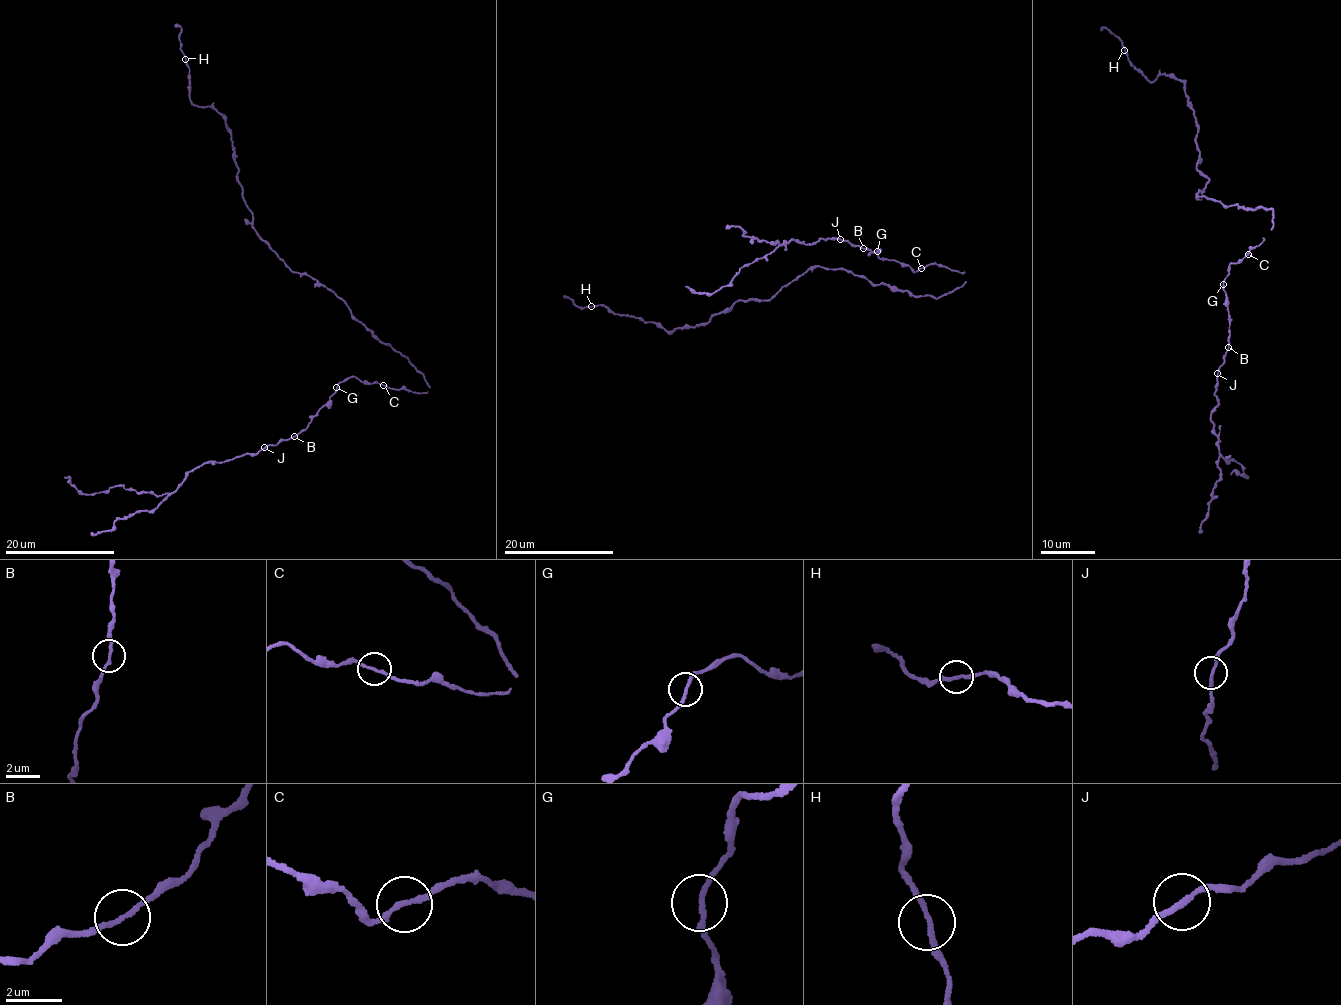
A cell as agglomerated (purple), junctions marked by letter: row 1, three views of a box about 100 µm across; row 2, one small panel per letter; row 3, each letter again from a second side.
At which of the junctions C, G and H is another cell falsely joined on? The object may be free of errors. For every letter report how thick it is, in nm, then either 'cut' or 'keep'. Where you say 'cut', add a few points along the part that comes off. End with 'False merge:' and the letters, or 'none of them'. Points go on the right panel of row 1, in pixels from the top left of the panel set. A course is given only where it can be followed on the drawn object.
C: 170 nm | keep
G: 170 nm | keep
H: 180 nm | keep
False merge: none of them

